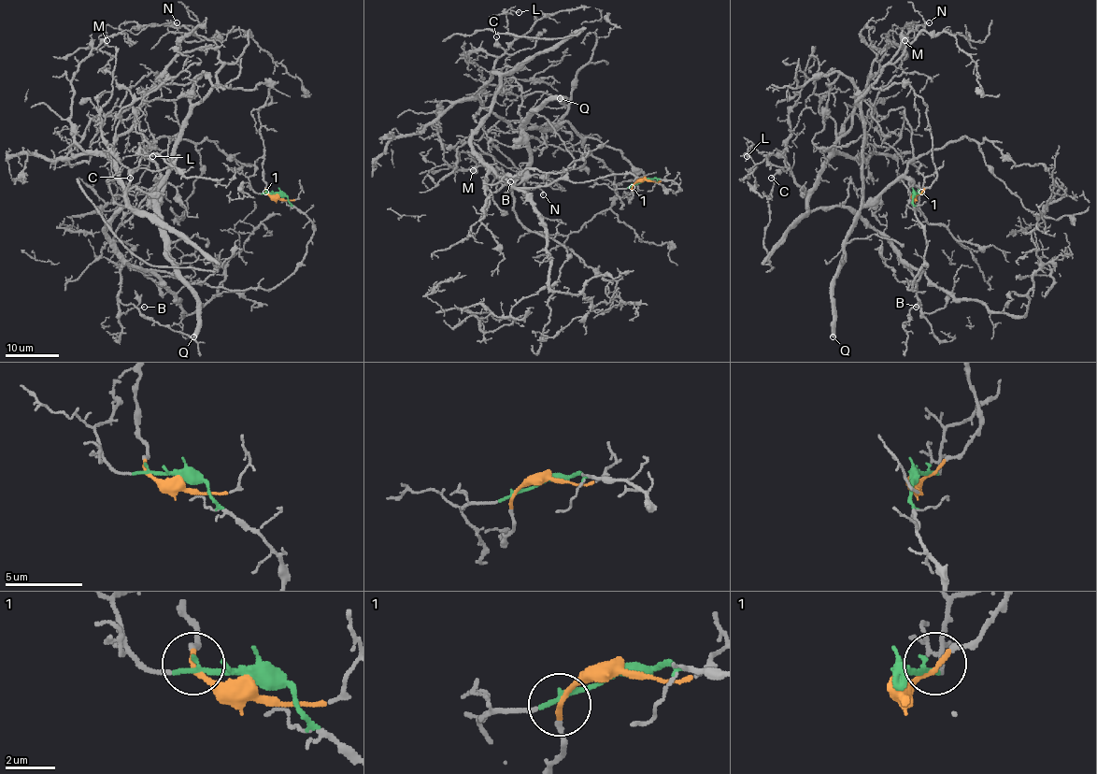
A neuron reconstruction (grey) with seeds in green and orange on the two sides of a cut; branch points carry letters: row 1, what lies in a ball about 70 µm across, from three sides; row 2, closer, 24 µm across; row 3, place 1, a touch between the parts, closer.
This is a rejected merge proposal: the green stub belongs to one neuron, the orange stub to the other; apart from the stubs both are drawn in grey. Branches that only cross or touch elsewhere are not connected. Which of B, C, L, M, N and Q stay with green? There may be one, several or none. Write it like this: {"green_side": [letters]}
{"green_side": ["B", "C", "L", "M"]}

